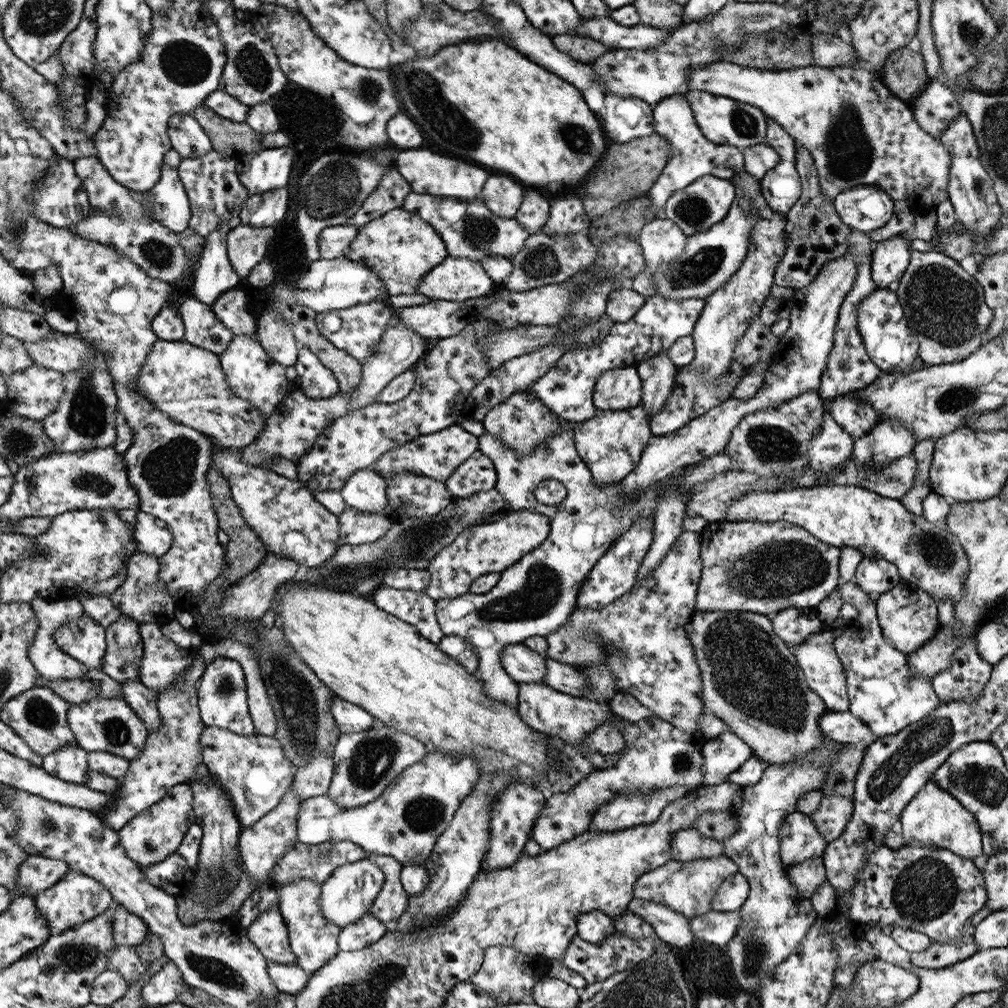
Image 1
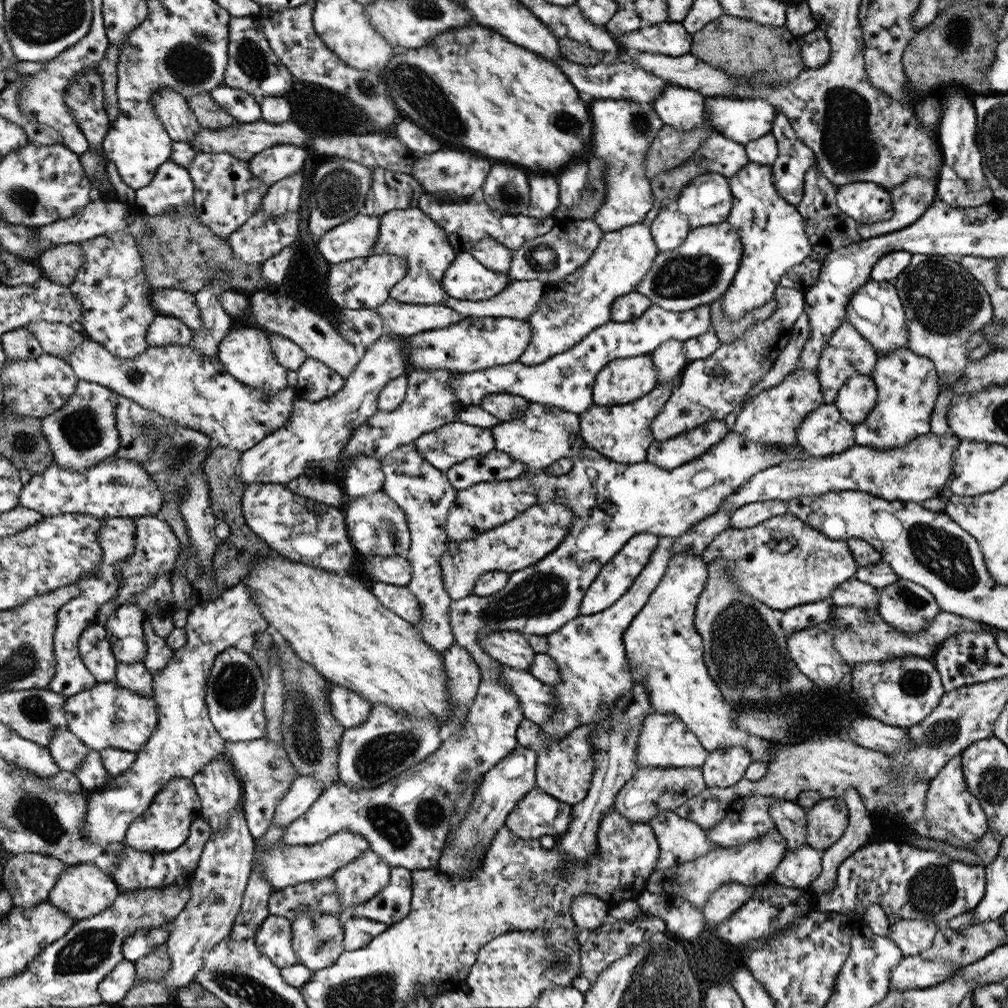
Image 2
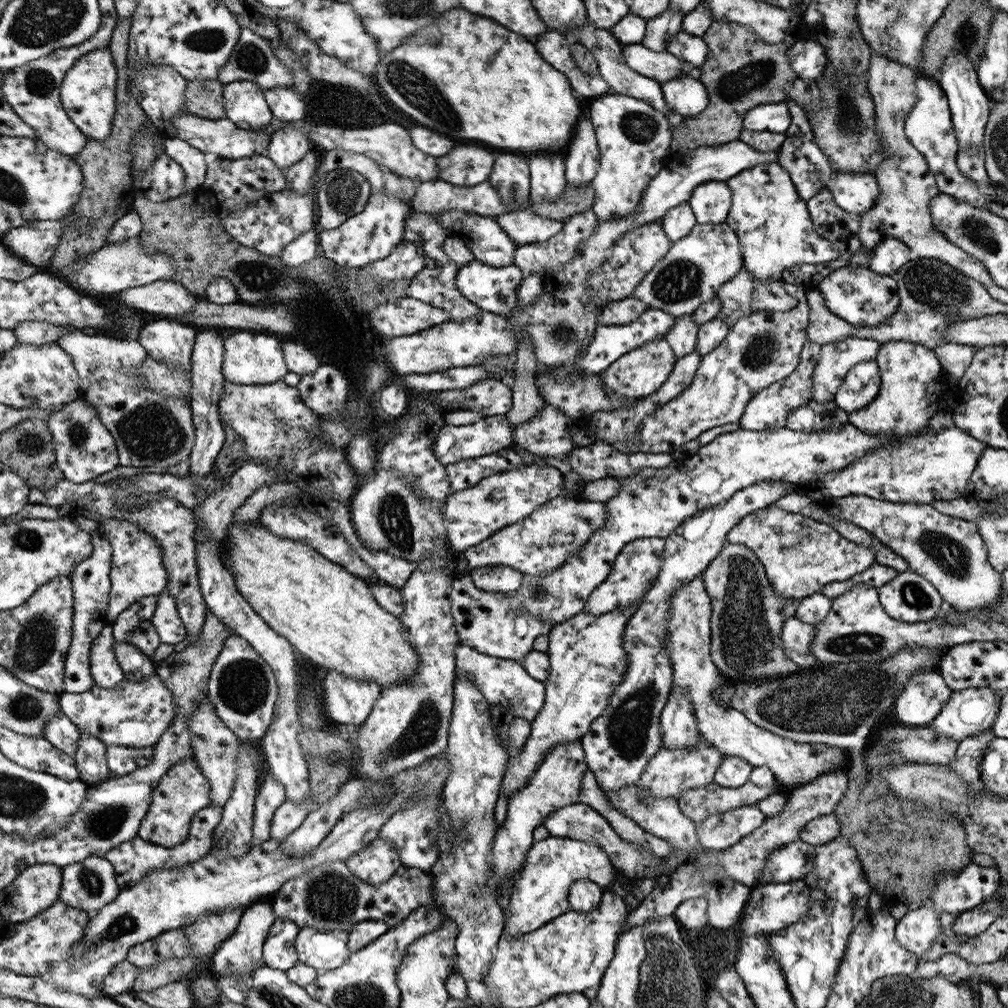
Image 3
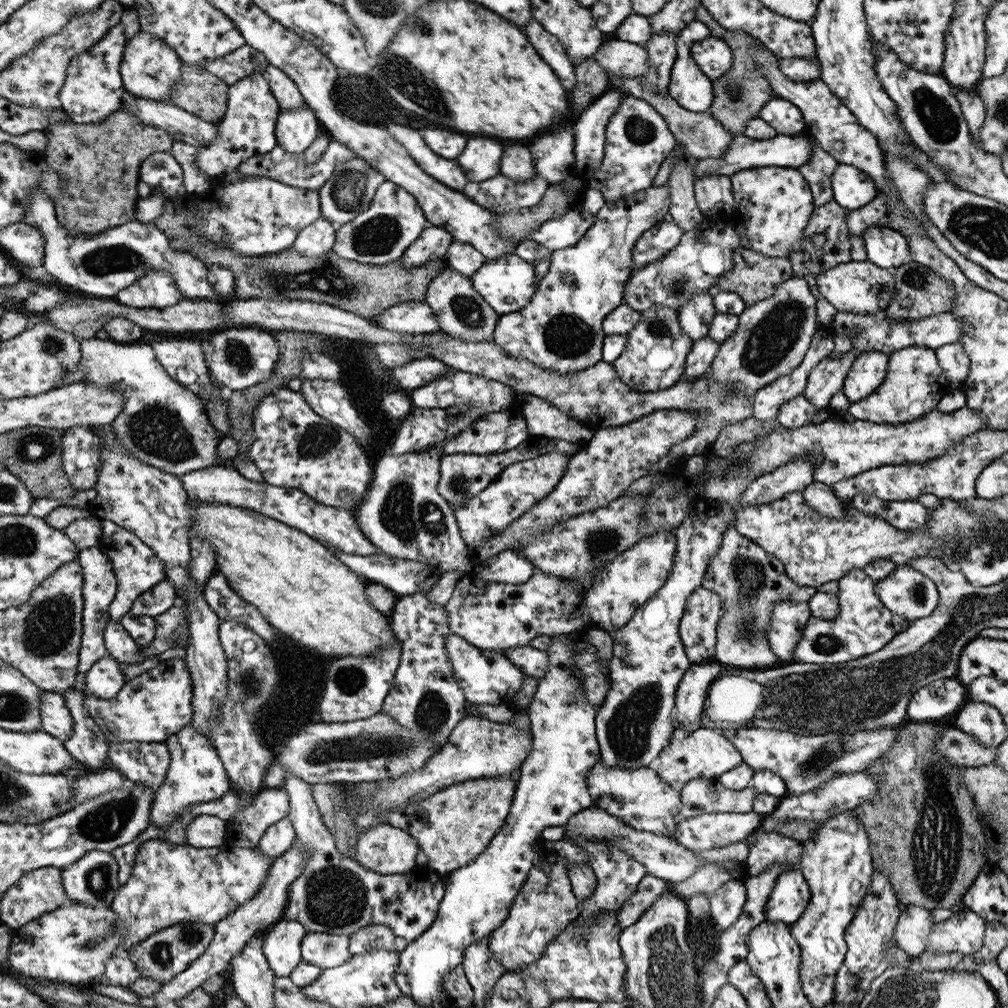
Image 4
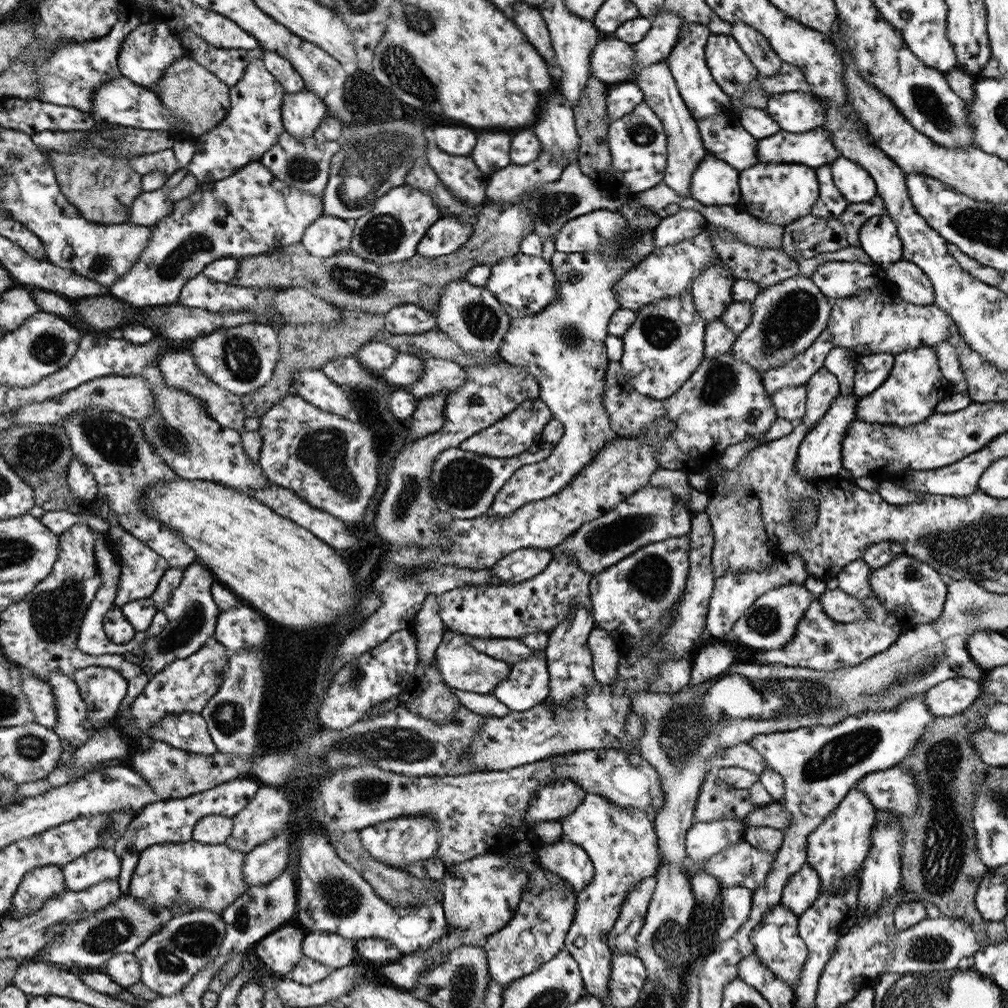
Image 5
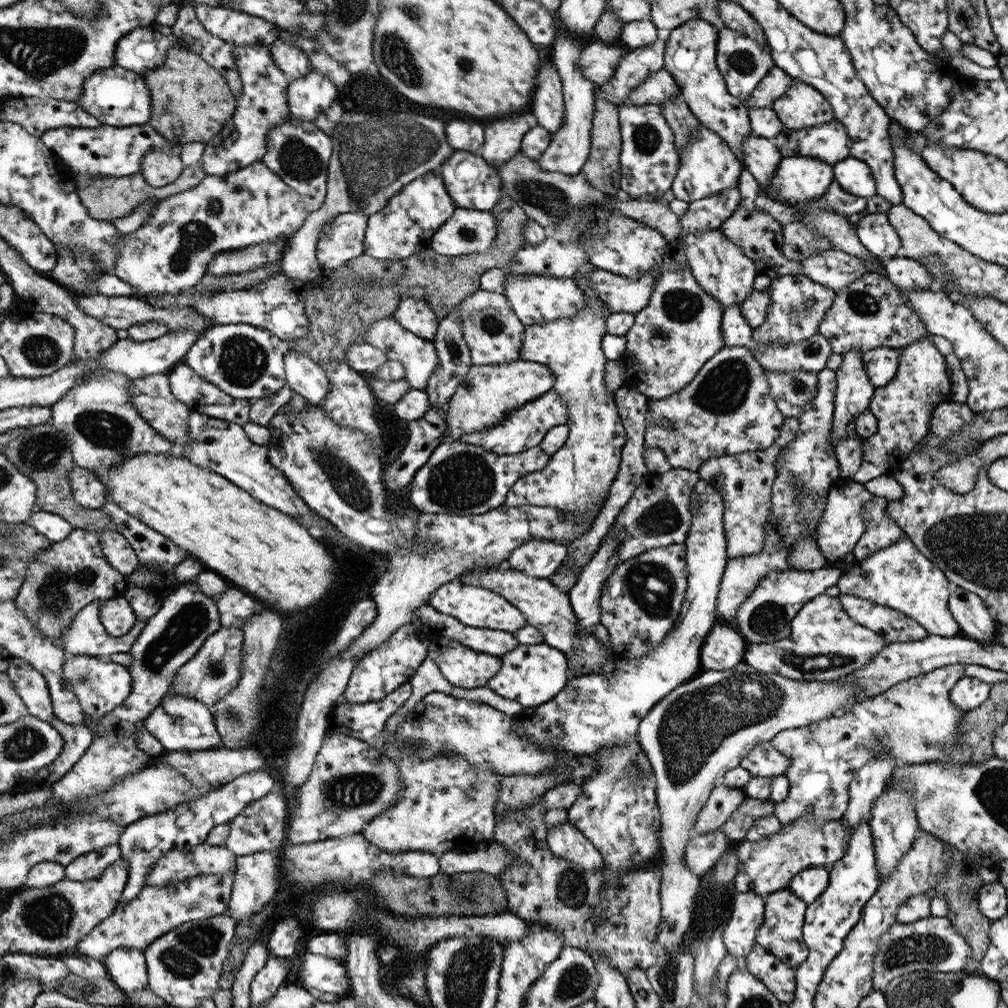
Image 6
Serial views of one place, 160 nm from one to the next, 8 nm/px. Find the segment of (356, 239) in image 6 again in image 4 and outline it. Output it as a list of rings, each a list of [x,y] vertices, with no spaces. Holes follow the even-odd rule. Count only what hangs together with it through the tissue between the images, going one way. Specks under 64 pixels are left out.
[[[318,218],[312,225],[302,229],[292,249],[308,258],[318,258],[334,248],[337,226],[328,219]]]

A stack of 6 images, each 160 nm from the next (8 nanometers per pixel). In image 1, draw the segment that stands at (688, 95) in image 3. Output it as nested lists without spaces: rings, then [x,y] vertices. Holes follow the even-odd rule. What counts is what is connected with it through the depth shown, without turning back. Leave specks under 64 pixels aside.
[[[678,94],[664,98],[652,107],[654,130],[667,140],[669,149],[667,163],[653,187],[648,191],[650,200],[660,215],[663,214],[666,201],[673,195],[673,192],[686,188],[697,178],[714,174],[731,180],[743,170],[745,158],[742,150],[734,146],[710,142],[698,128],[689,100],[686,100],[685,95]]]

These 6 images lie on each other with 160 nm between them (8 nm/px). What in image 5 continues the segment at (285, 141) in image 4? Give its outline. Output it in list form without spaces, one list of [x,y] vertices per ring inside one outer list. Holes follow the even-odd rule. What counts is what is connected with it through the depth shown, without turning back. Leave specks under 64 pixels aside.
[[[307,88],[285,94],[282,108],[285,132],[296,138],[312,137],[328,116],[327,108],[324,99]]]

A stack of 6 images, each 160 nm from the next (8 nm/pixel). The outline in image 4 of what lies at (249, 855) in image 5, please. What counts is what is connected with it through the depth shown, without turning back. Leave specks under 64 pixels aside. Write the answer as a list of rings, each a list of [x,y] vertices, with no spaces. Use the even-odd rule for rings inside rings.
[[[283,818],[262,835],[257,848],[266,858],[270,858],[270,862],[274,862],[294,844],[295,840],[295,828],[291,820]]]

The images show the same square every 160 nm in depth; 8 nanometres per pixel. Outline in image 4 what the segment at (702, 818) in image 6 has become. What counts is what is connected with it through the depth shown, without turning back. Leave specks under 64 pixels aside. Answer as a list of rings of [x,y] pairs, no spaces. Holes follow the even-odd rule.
[[[716,777],[696,778],[682,788],[679,815],[690,818],[706,813],[747,813],[753,810],[756,794],[751,786],[744,790],[729,790]]]

